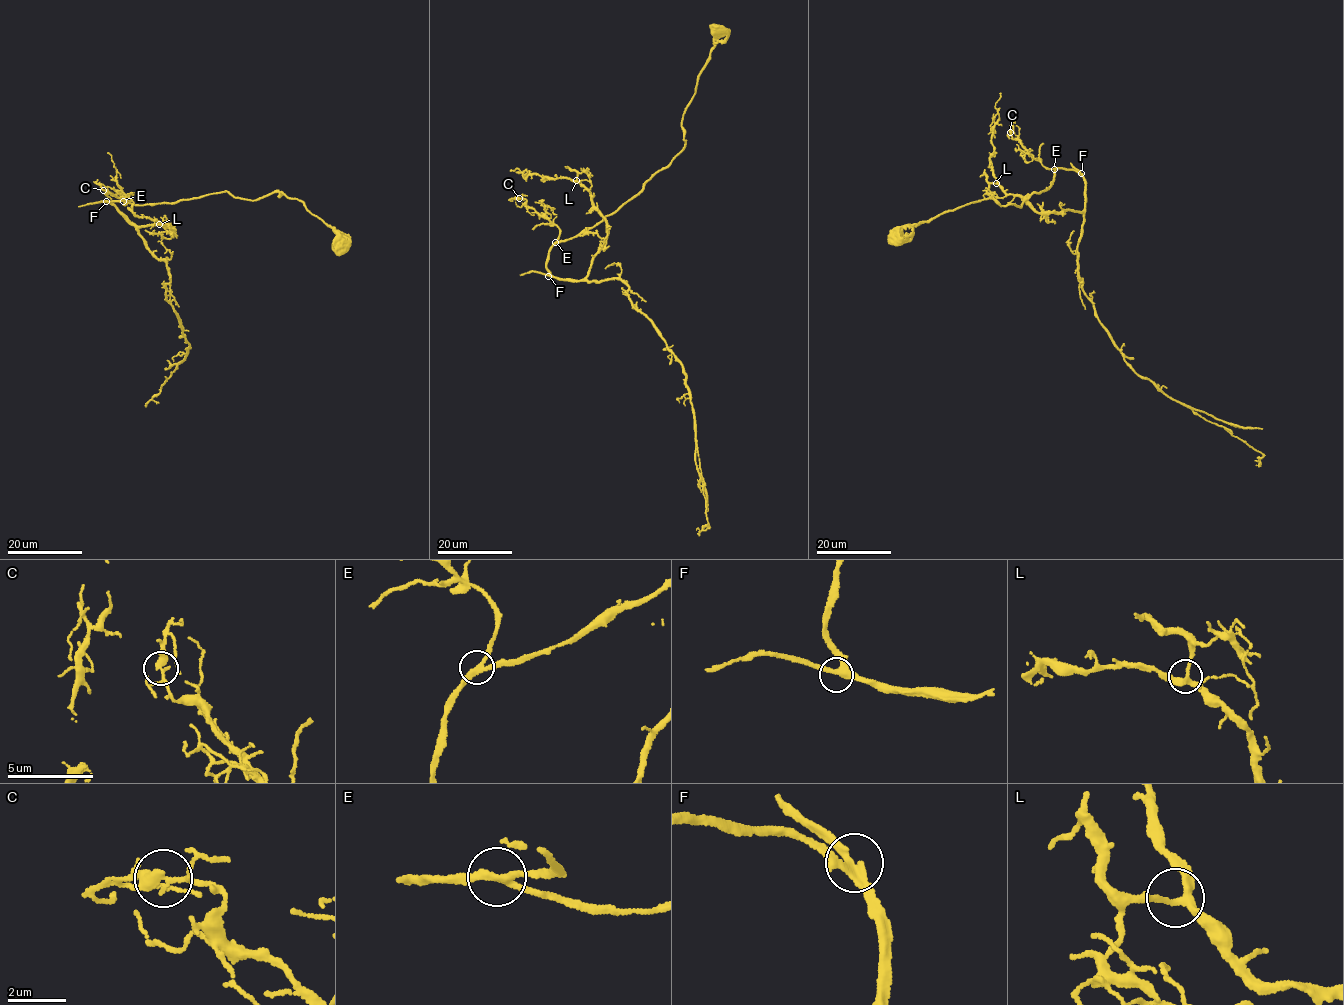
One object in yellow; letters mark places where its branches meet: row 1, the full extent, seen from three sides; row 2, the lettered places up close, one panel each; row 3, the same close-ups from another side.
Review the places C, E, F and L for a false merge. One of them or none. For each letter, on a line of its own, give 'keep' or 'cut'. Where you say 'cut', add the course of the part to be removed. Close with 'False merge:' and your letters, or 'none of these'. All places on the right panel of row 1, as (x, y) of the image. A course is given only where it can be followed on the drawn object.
C: keep
E: keep
F: keep
L: keep
False merge: none of these

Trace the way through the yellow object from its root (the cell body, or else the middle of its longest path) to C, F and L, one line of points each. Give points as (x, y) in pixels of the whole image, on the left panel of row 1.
C: (339, 245), (333, 227), (282, 192), (253, 200), (224, 190), (134, 205), (128, 197), (103, 190)
F: (339, 245), (333, 227), (282, 192), (253, 200), (224, 190), (172, 203), (106, 201)
L: (339, 245), (282, 192), (106, 200), (137, 226), (175, 230), (159, 224)

